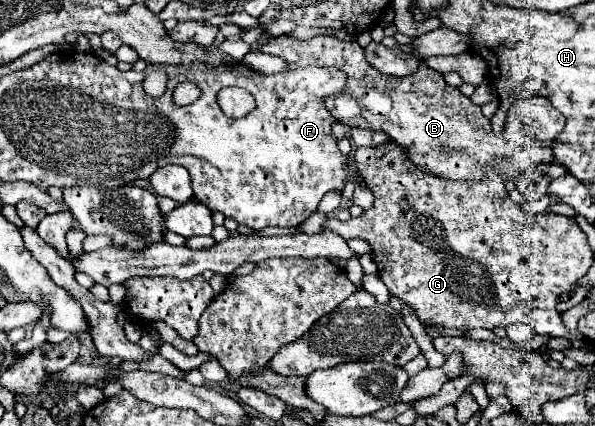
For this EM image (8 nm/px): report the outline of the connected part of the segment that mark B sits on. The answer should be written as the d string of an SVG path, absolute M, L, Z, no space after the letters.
M279 36L279 38L269 38L267 44L263 46L263 52L283 58L287 62L289 70L303 68L303 66L335 66L335 68L343 70L349 78L347 88L339 96L331 96L325 100L325 106L329 108L333 118L349 128L361 126L361 128L371 128L371 130L379 130L379 128L385 130L393 142L397 142L399 146L403 146L409 152L409 158L415 160L415 164L421 170L441 176L441 178L481 180L483 174L477 166L491 164L493 156L507 158L507 162L497 164L497 172L501 174L503 180L513 178L521 172L529 172L535 166L539 166L541 162L553 162L553 142L565 126L563 114L559 114L559 110L555 110L555 106L551 106L551 102L547 102L547 98L525 98L525 100L517 100L509 108L505 134L495 136L489 126L489 120L481 114L481 108L477 104L473 104L471 98L463 96L459 92L459 88L449 86L443 80L441 72L435 72L421 62L417 72L411 76L405 76L405 78L379 74L379 70L375 70L365 60L365 56L359 54L359 44L355 40L343 42L335 36L315 36L311 40L295 40L289 36Z

